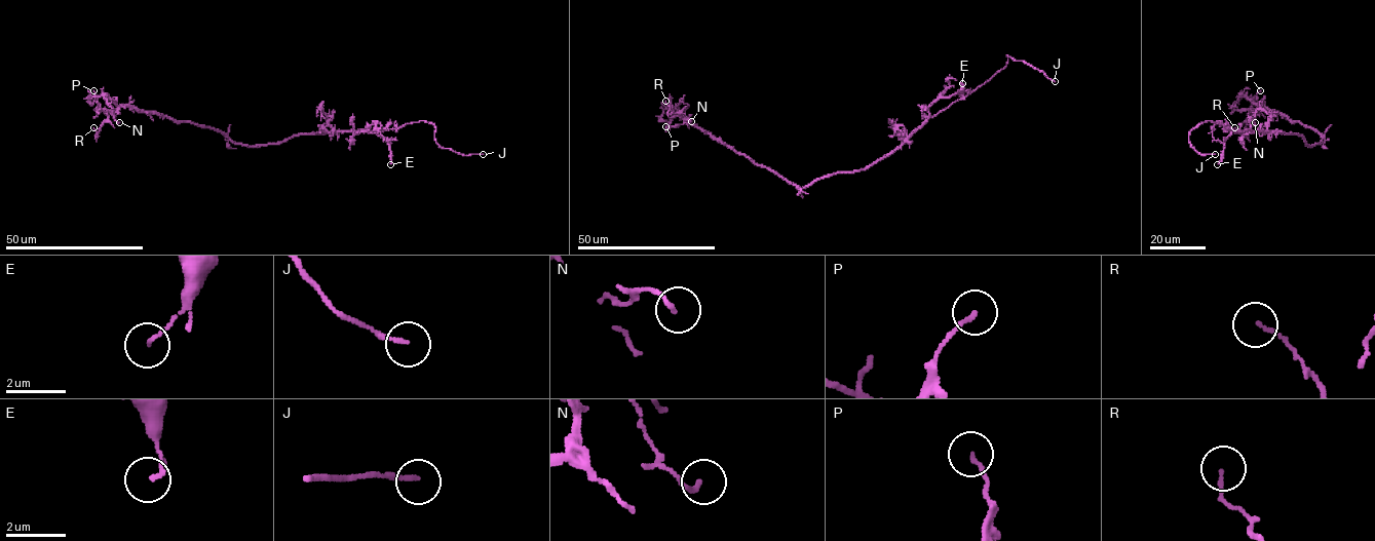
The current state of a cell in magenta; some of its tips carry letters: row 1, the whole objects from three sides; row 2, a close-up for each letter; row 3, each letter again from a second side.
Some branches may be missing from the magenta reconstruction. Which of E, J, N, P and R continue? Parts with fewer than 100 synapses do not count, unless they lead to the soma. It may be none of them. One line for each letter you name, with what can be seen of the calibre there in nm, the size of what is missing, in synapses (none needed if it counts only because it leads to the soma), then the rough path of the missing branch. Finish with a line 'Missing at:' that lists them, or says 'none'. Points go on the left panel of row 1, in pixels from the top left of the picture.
J: Thickness 150 nm. Course of what is missing: (483, 154), (494, 151), (495, 154)
Missing at: J

